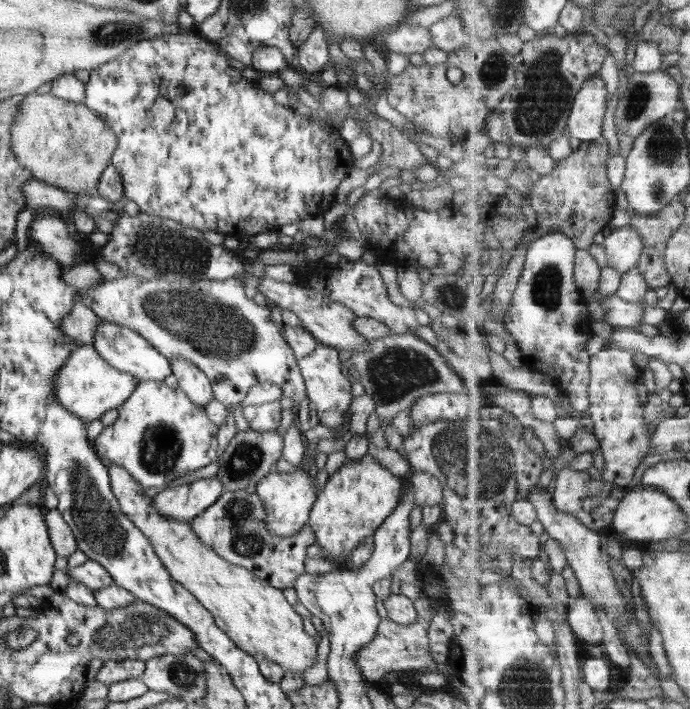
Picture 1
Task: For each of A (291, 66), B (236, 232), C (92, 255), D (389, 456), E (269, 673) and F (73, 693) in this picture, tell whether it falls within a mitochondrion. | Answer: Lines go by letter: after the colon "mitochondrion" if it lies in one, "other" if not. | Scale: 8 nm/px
A: other
B: other
C: other
D: other
E: other
F: other

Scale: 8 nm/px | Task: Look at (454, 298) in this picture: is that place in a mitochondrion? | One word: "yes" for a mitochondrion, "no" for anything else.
yes

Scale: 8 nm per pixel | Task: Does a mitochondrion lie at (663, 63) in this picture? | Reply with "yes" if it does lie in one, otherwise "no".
no

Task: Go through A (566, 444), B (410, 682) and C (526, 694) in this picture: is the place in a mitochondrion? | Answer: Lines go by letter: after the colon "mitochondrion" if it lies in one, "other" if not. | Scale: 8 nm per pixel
A: other
B: other
C: mitochondrion

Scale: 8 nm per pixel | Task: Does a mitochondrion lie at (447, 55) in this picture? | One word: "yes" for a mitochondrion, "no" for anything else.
no

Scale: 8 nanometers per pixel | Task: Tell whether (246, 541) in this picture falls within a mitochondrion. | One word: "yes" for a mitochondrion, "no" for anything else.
yes

